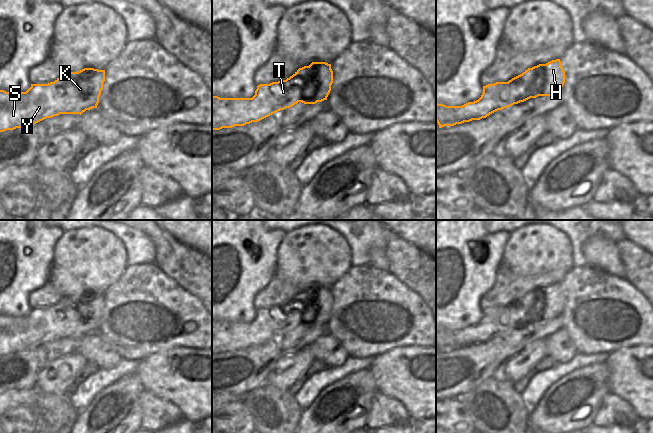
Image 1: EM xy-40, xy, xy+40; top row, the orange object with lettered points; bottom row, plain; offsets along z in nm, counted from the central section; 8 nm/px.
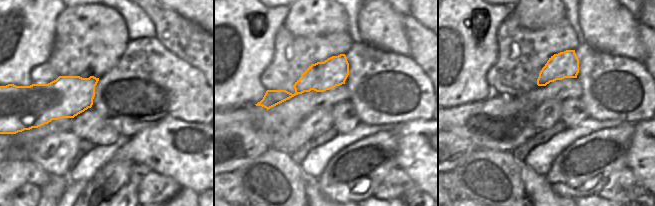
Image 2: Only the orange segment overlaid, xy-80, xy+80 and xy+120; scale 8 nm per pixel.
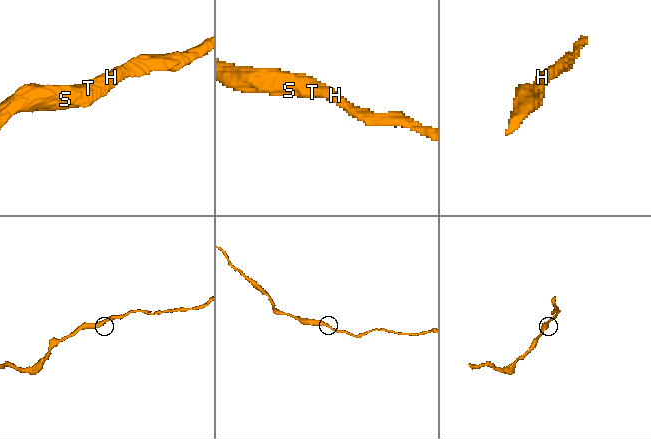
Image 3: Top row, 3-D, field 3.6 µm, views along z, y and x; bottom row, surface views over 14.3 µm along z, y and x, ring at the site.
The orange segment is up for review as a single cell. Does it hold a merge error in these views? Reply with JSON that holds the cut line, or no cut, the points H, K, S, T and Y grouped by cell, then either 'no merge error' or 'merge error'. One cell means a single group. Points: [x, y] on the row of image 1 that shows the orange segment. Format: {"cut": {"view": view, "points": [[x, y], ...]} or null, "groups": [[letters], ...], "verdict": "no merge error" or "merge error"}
{"cut": null, "groups": [["H", "K", "S", "T", "Y"]], "verdict": "no merge error"}

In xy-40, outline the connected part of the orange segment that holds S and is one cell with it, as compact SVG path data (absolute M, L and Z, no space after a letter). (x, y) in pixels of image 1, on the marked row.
M84 68L78 72L62 74L48 84L31 84L26 92L0 90L0 132L26 128L46 118L60 114L82 114L97 108L105 81L105 70Z

